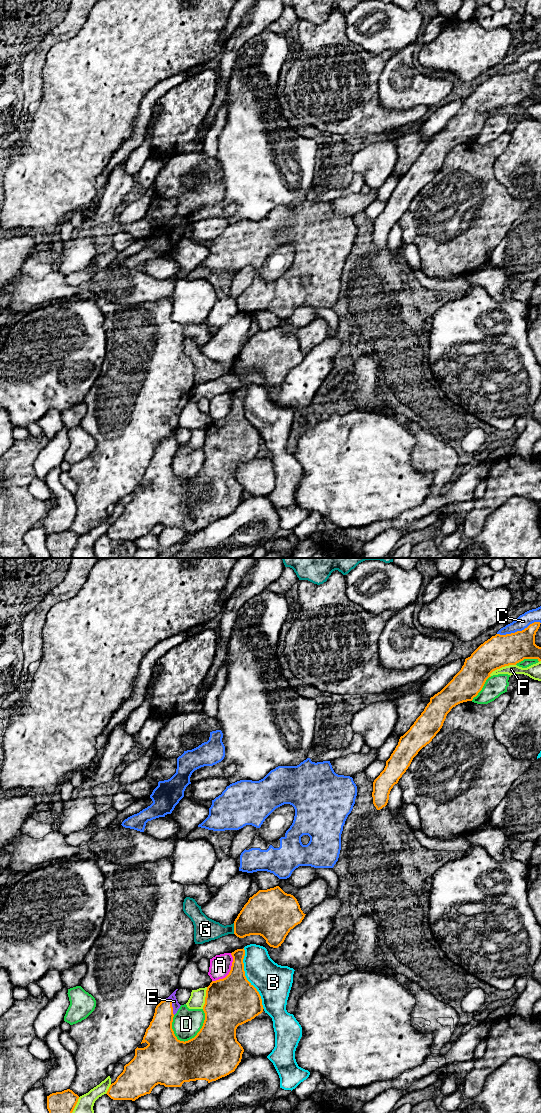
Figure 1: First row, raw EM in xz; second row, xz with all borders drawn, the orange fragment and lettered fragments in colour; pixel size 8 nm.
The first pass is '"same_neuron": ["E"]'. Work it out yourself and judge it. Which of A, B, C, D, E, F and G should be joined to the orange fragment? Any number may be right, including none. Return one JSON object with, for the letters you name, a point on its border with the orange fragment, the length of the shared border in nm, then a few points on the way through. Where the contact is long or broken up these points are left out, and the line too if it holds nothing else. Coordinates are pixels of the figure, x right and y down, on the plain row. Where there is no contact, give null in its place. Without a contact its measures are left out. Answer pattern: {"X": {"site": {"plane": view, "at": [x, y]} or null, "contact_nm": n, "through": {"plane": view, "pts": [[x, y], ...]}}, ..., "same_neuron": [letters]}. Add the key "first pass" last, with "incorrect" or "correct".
{"E": {"site": {"plane": "xz", "at": [171, 445]}, "contact_nm": 150}, "same_neuron": ["E"], "first pass": "correct"}

